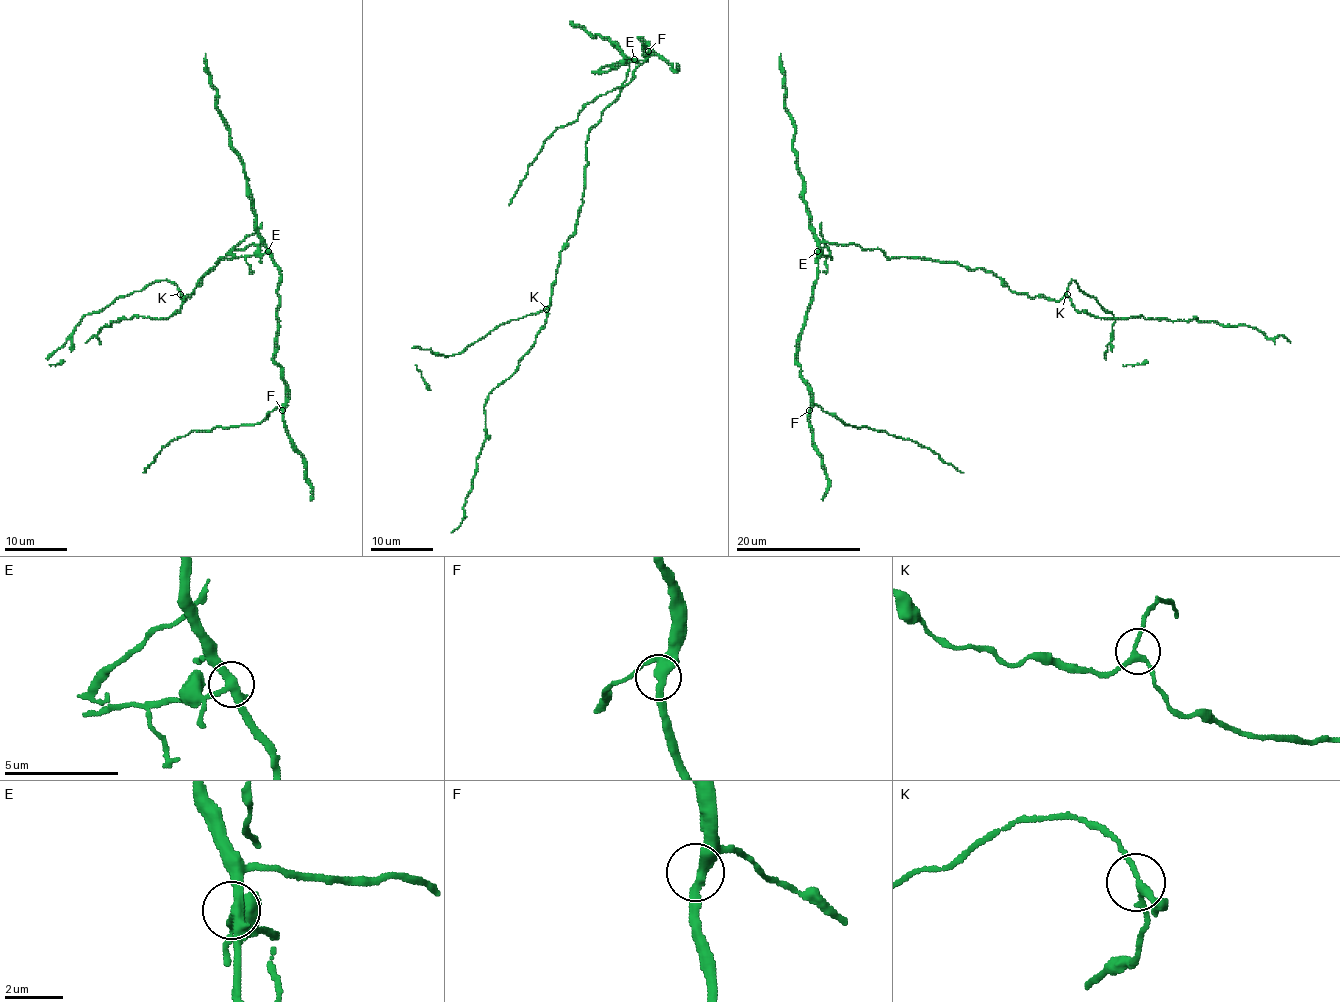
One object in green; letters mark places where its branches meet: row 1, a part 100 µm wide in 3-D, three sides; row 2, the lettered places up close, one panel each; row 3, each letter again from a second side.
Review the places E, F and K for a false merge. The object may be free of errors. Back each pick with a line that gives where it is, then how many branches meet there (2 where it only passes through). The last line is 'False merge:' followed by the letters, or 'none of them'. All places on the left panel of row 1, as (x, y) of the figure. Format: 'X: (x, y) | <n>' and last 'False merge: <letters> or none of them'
E: (268, 251) | 3
False merge: E

